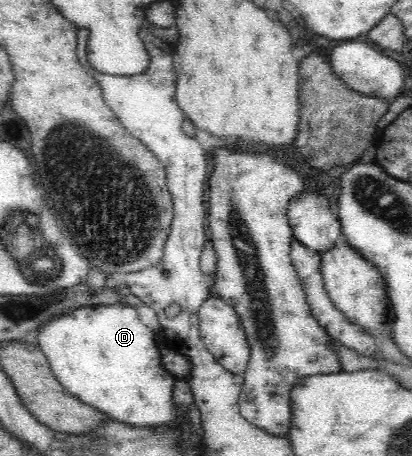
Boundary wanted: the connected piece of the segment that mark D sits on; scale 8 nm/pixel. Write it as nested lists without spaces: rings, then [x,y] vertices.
[[[116,304],[109,306],[88,306],[76,308],[68,313],[58,315],[58,317],[52,317],[48,321],[44,321],[38,329],[39,333],[37,336],[37,345],[45,353],[50,363],[52,374],[56,377],[56,380],[60,382],[66,392],[72,394],[77,399],[80,399],[84,404],[89,405],[97,411],[107,415],[109,419],[114,422],[136,425],[136,428],[148,429],[158,428],[159,425],[170,425],[171,422],[176,422],[179,417],[175,417],[175,405],[173,404],[173,384],[176,378],[168,373],[161,362],[162,354],[159,350],[159,345],[154,342],[154,333],[149,330],[138,318],[138,312],[130,305]]]

